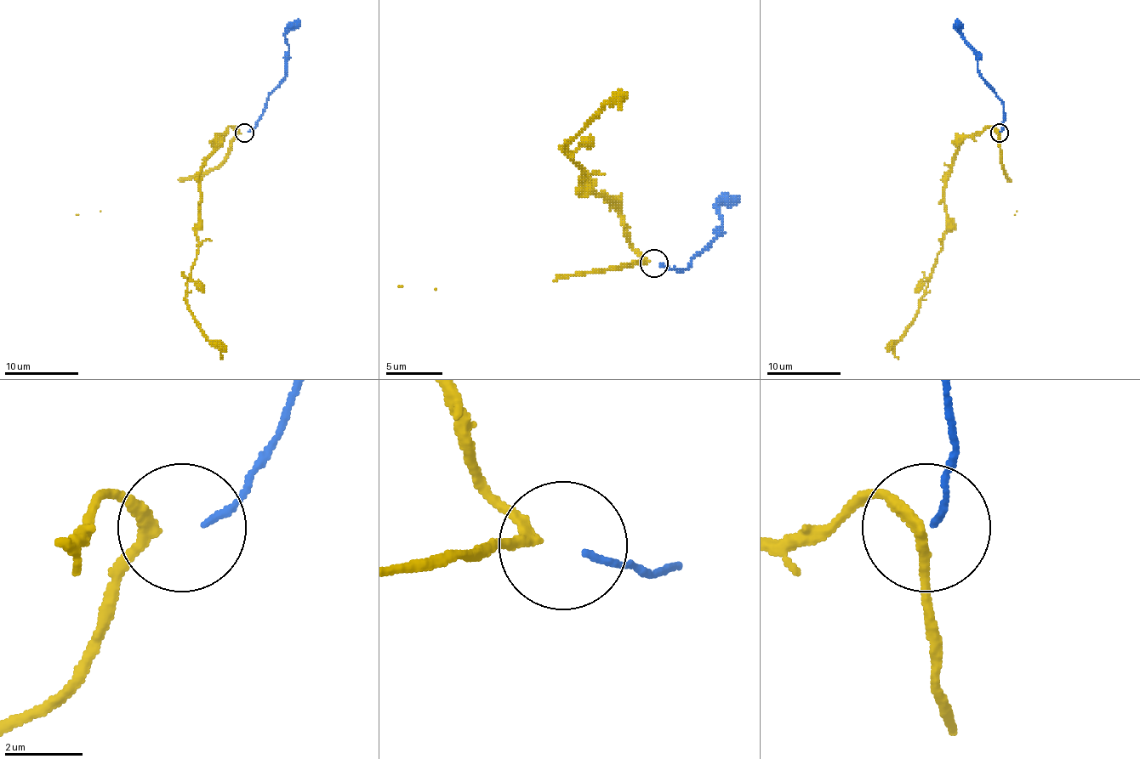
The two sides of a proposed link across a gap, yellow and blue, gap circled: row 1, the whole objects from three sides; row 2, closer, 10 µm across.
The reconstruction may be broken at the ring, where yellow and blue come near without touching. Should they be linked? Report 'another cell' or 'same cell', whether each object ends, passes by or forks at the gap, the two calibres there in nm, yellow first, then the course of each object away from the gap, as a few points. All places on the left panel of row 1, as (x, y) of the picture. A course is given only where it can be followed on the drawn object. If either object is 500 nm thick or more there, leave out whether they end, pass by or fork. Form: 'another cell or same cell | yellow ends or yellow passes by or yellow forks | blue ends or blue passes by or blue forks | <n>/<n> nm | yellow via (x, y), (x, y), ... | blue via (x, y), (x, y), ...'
same cell | yellow passes by | blue ends | 280/160 nm | yellow via (241, 133), (230, 126), (200, 172), (198, 250), (185, 299), (196, 325), (220, 349), (222, 359) | blue via (248, 132), (255, 126), (265, 104), (287, 72), (288, 44), (285, 33), (298, 19)

